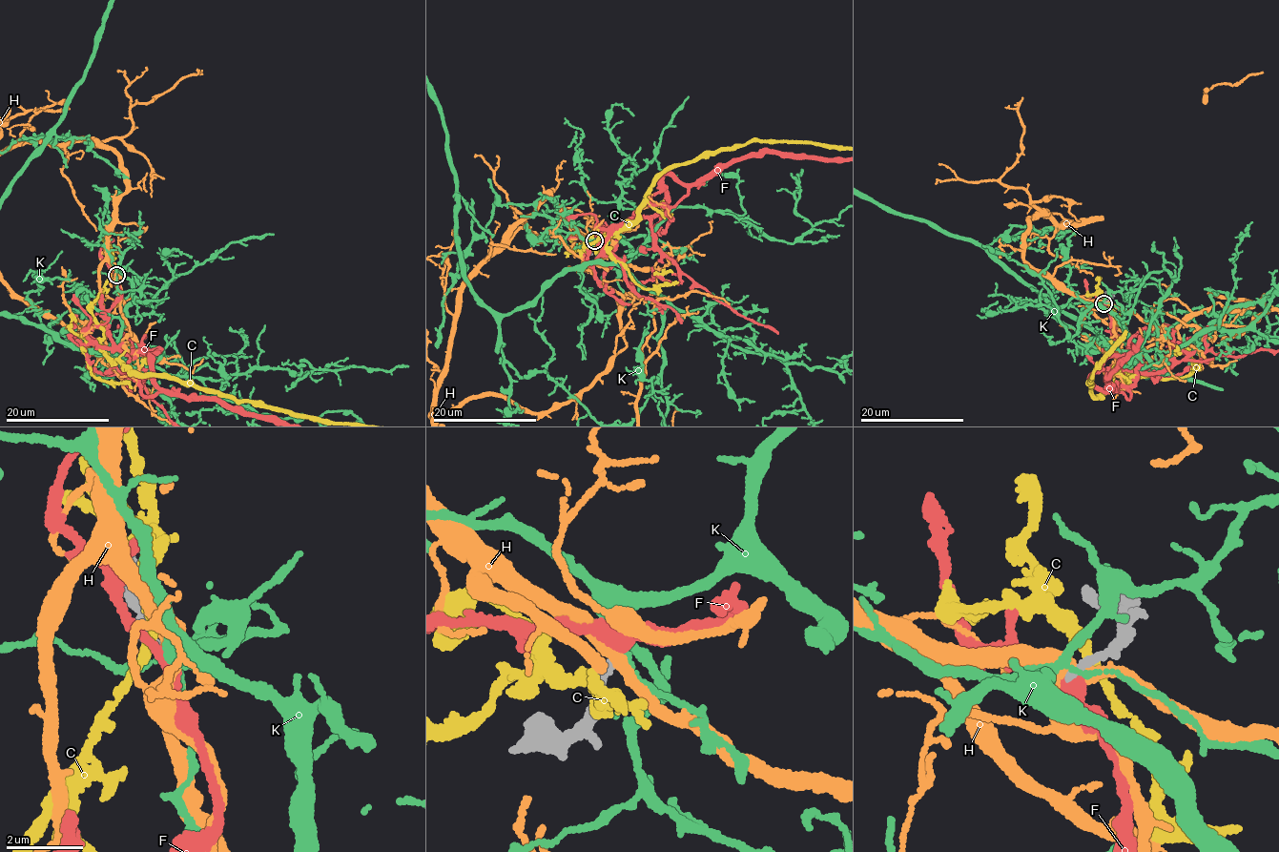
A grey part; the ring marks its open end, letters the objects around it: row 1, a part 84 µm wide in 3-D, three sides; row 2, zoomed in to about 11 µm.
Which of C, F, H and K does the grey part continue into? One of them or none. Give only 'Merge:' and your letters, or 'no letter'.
Merge: F

